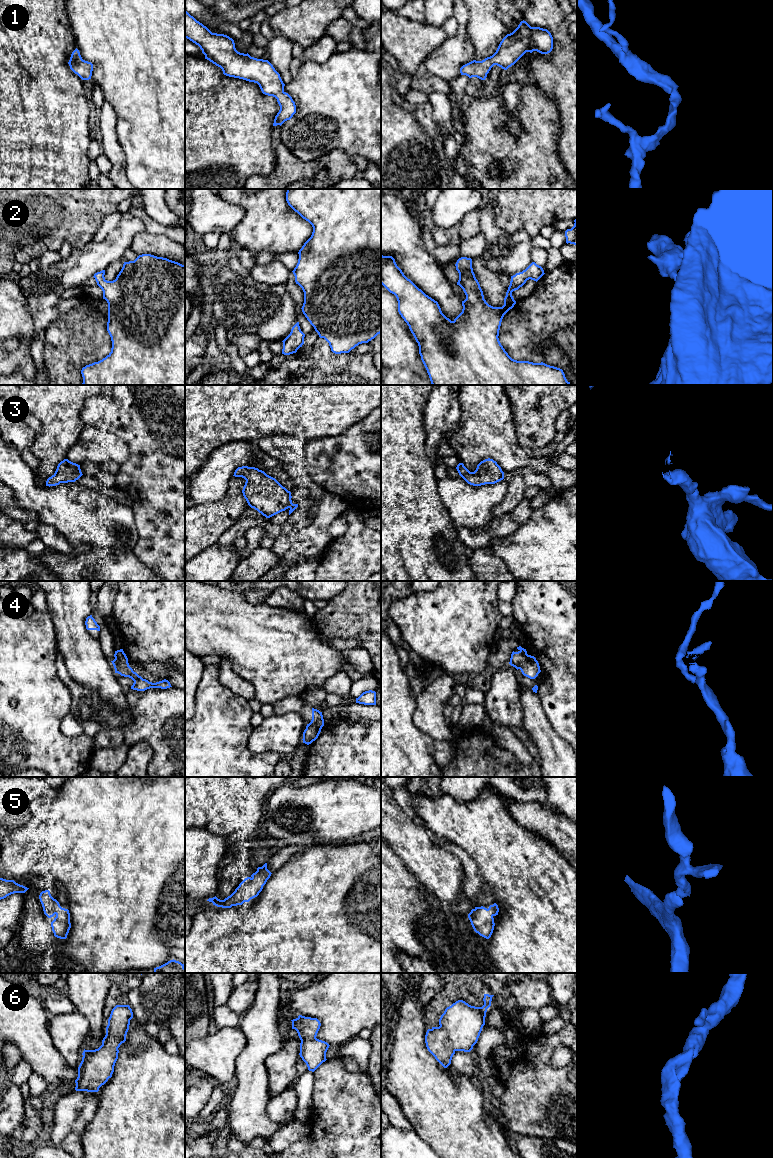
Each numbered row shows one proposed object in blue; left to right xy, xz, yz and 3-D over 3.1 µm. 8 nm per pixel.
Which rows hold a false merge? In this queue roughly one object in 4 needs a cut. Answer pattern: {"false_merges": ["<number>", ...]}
{"false_merges": ["4"]}

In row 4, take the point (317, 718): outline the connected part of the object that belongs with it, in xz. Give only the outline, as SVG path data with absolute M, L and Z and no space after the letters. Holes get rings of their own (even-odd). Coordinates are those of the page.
M312 708L312 720L309 724L324 724L322 712Z

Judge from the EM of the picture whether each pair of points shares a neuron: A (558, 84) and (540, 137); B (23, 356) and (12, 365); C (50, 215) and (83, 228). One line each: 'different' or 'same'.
A: different
B: same
C: same

